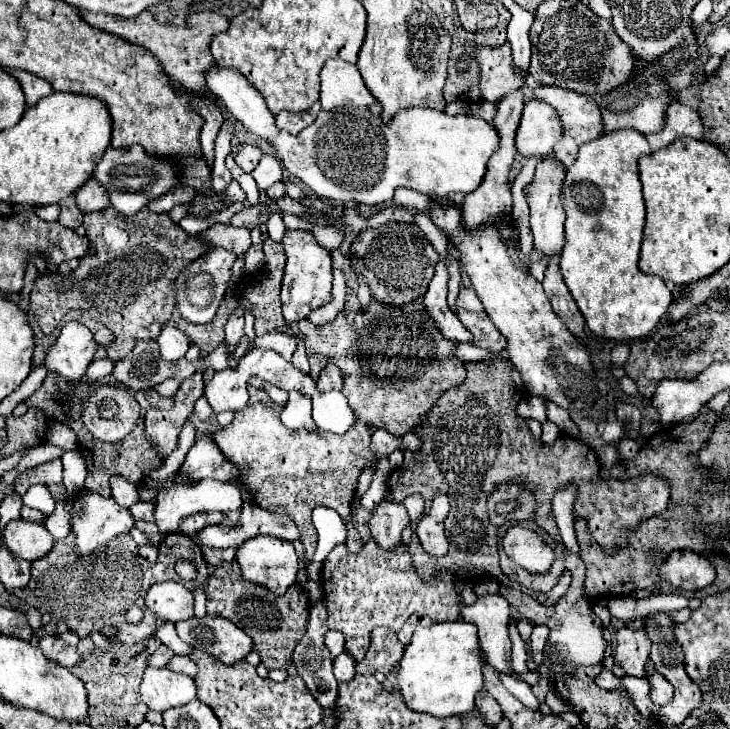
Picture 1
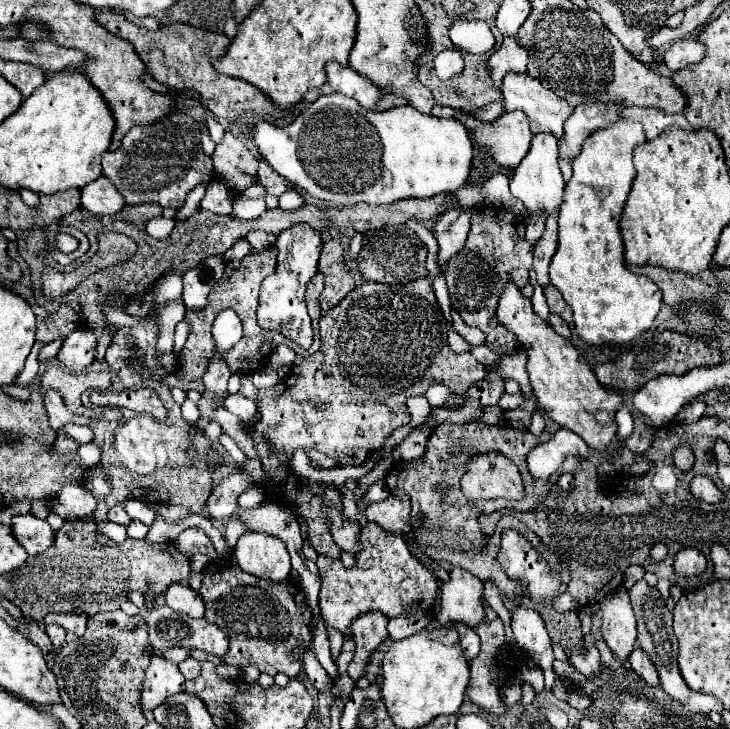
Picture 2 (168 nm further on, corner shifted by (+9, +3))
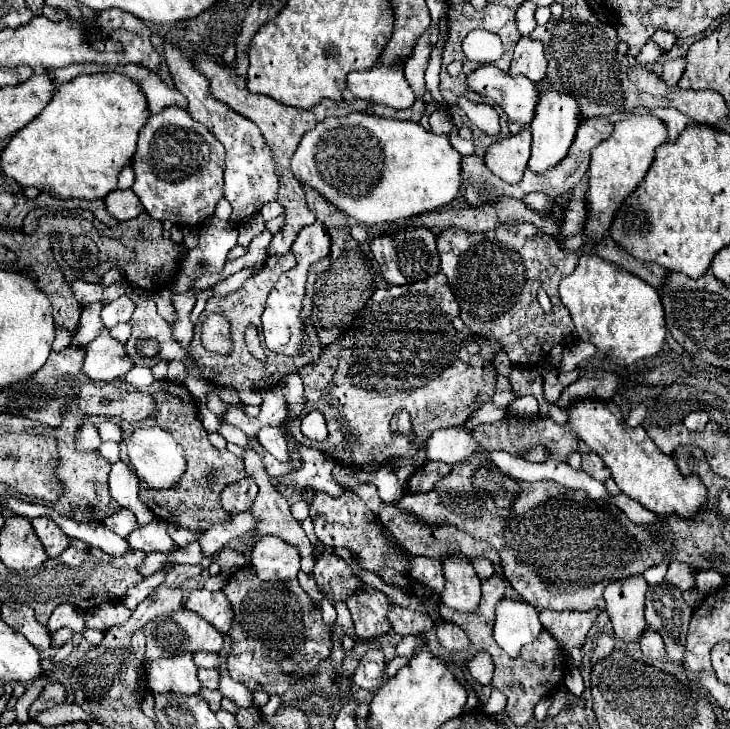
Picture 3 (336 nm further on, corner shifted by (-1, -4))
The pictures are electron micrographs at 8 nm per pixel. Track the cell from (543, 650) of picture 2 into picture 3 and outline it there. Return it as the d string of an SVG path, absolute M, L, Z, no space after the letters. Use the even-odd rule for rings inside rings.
M501 599L497 603L493 639L509 657L517 657L521 647L531 643L541 629L543 625L533 605L513 599Z

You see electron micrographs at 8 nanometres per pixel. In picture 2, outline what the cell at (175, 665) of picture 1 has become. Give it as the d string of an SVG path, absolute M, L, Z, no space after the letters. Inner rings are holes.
M187 658L187 660L183 660L183 662L179 664L179 672L181 672L187 680L195 678L195 676L199 674L199 670L201 670L201 666L199 666L199 662L193 660L193 658Z

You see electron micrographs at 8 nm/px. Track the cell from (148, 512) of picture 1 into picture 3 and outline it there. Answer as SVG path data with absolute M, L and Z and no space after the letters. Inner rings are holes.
M121 509L121 511L113 513L113 515L109 515L107 519L103 519L103 523L105 523L107 529L111 529L113 533L117 533L121 537L127 537L133 529L137 529L137 519L127 509Z

